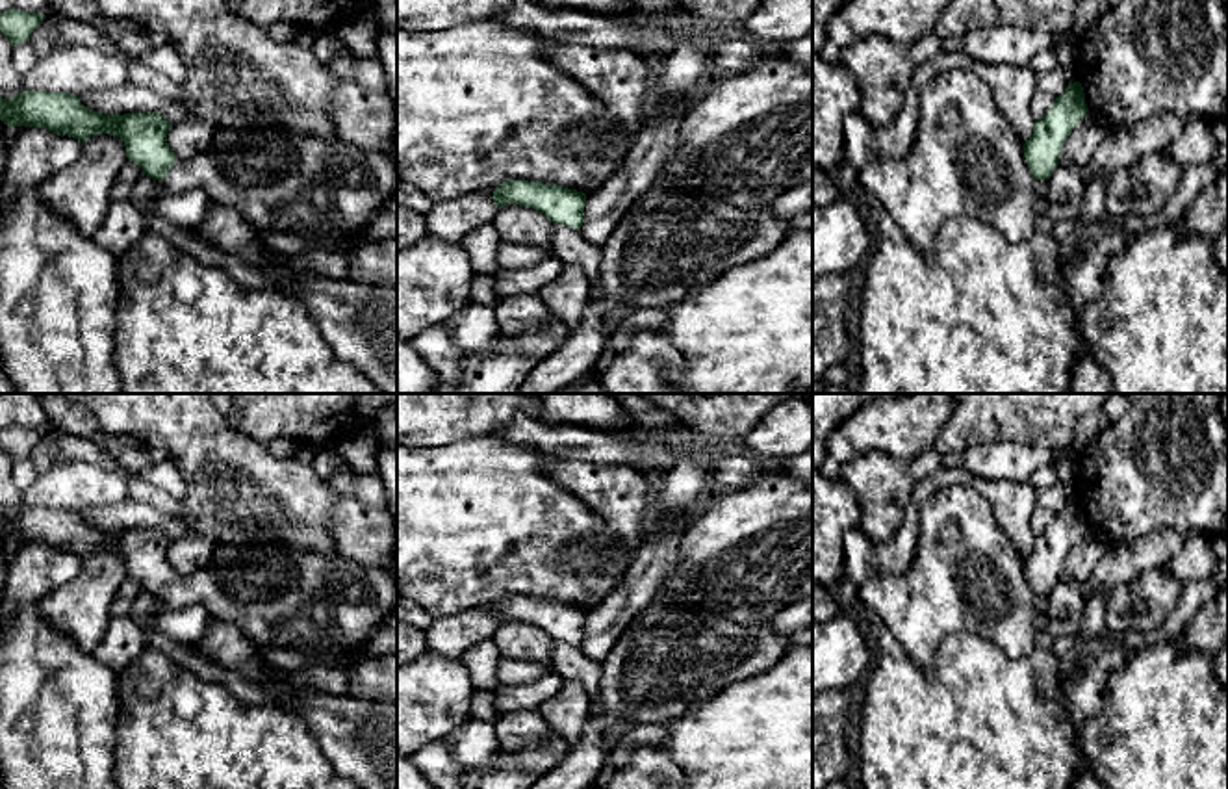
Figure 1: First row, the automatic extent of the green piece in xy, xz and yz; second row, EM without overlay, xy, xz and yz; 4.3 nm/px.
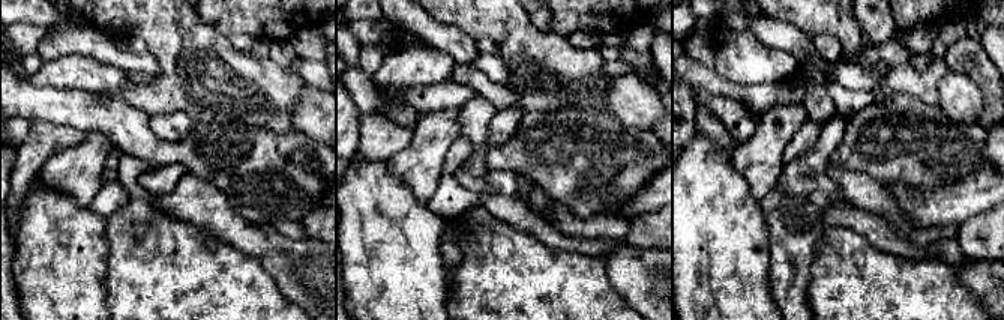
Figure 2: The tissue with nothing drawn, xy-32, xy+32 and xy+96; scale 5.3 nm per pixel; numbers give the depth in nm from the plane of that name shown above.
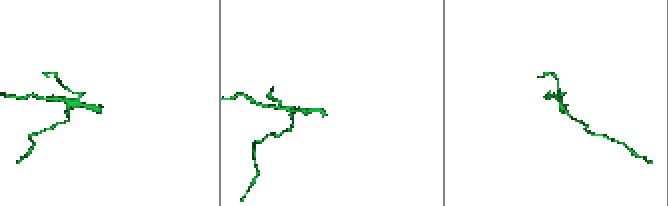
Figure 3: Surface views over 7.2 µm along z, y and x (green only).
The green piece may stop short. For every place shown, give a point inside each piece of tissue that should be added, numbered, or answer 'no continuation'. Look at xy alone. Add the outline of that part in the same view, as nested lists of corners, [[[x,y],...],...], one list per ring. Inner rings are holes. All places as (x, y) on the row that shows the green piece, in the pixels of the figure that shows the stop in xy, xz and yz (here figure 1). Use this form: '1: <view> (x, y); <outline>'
1: xy (299, 192); [[[217,128],[204,152],[176,160],[160,184],[165,193],[202,189],[210,202],[237,210],[276,254],[295,258],[315,247],[347,254],[362,245],[365,226],[397,191],[397,169],[388,154],[341,139],[282,128]]]

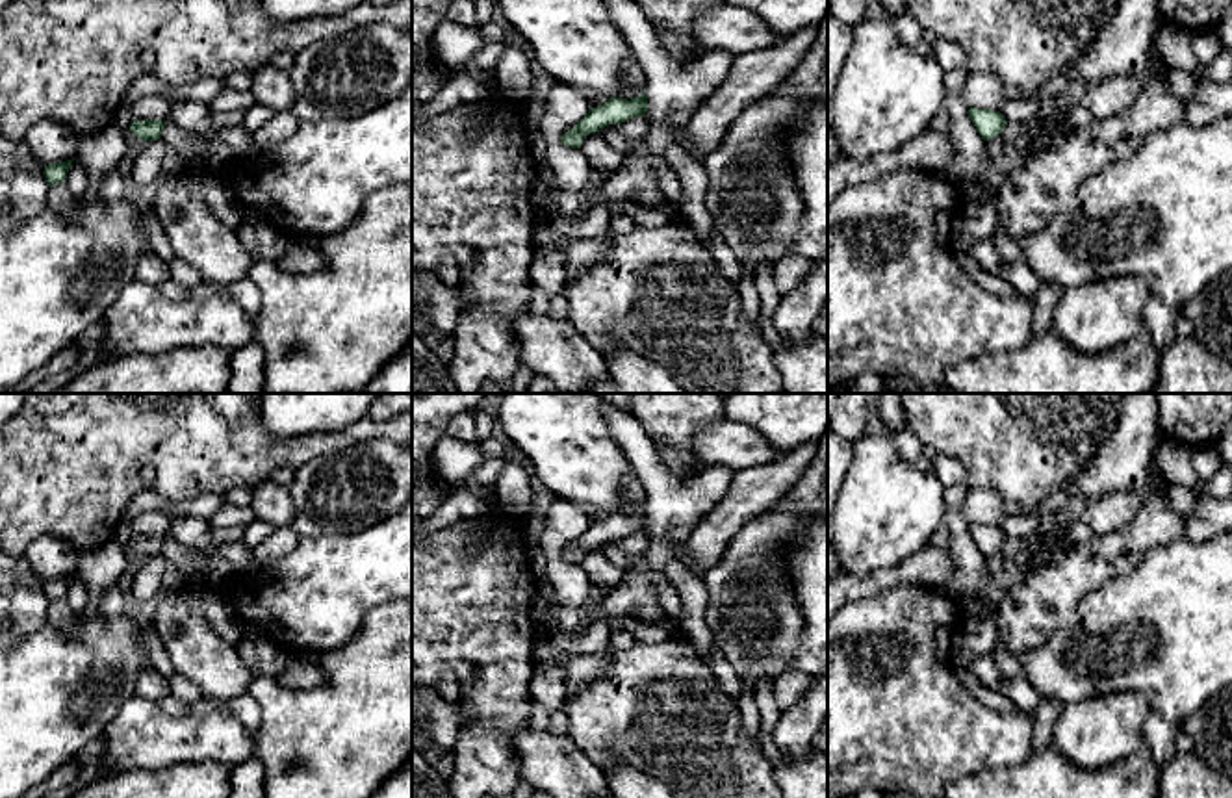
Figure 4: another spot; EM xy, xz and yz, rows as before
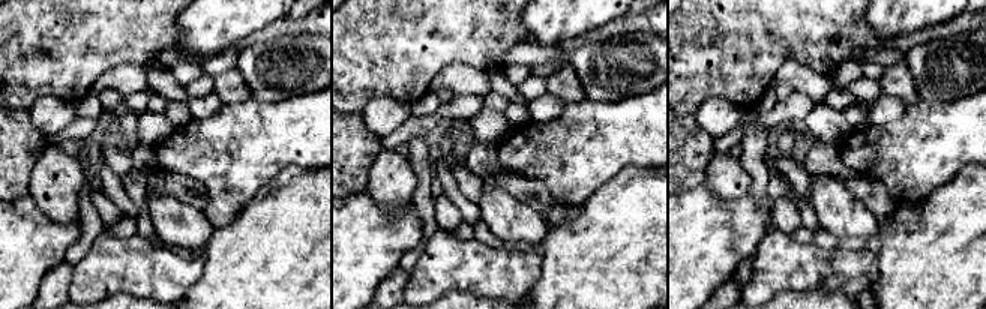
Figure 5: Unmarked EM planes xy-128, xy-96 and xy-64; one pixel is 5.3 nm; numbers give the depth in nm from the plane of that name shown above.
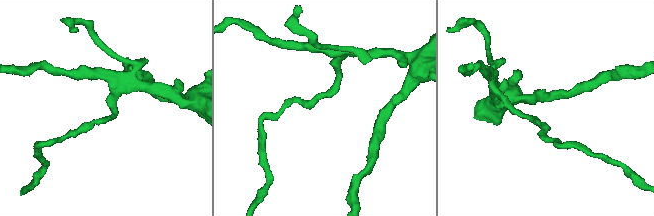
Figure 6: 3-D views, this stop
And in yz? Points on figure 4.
no continuation

